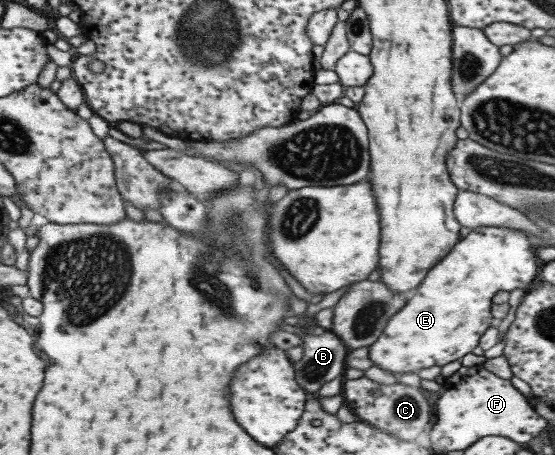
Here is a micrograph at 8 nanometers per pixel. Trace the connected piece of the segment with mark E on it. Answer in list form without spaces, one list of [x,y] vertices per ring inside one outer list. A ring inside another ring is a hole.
[[[476,226],[464,238],[460,238],[451,250],[435,265],[432,266],[412,291],[415,292],[409,300],[385,323],[383,331],[373,344],[367,348],[367,358],[373,366],[391,372],[415,373],[420,369],[461,360],[465,354],[471,353],[478,346],[480,336],[487,327],[495,322],[490,316],[491,297],[504,290],[509,292],[514,288],[525,289],[537,279],[536,247],[531,245],[524,233],[515,229],[498,226]]]

